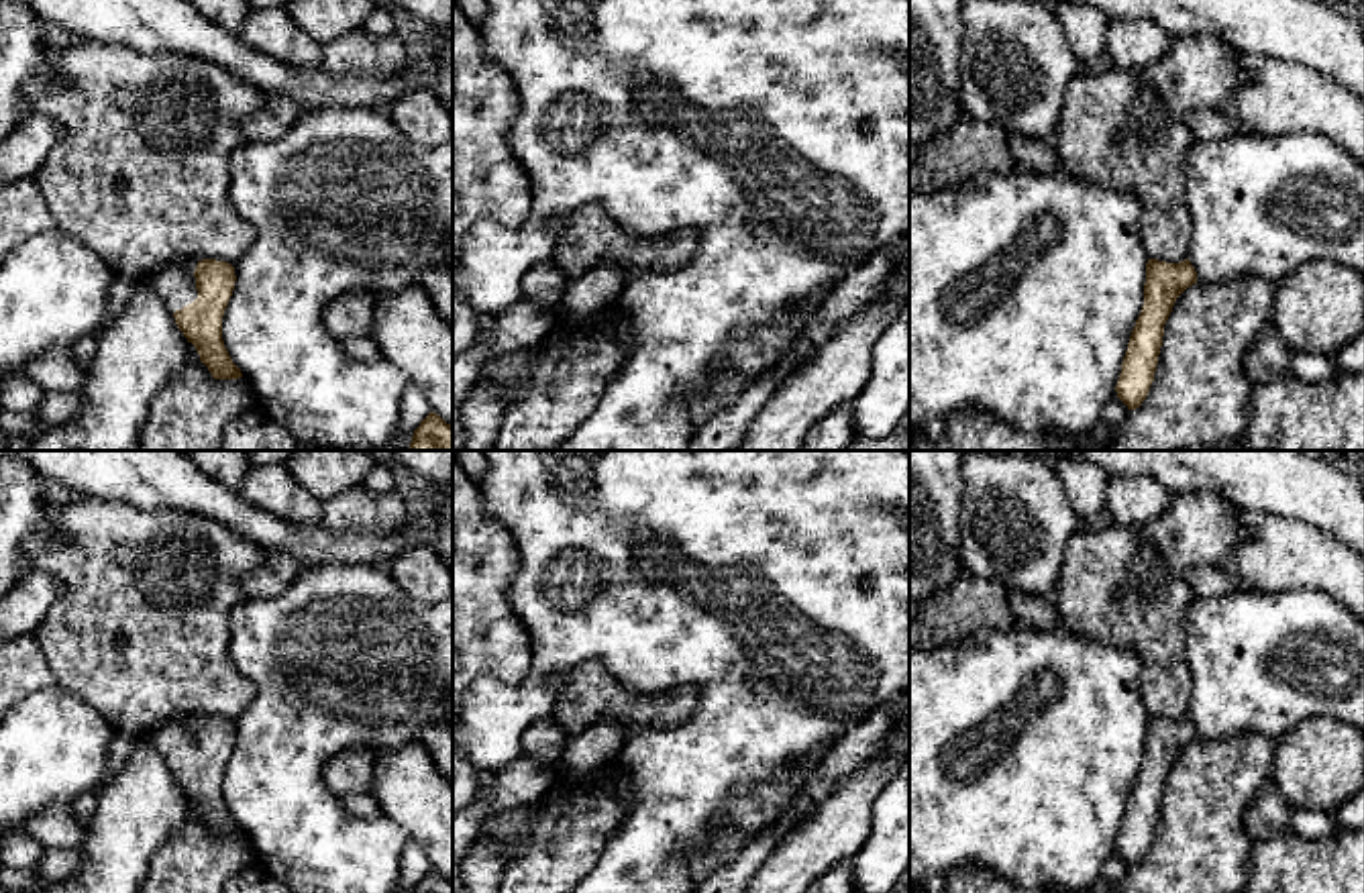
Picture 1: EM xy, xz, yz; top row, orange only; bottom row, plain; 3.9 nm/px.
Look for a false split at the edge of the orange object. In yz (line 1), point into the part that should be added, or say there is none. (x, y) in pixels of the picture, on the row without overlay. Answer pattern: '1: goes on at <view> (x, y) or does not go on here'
1: does not go on here

